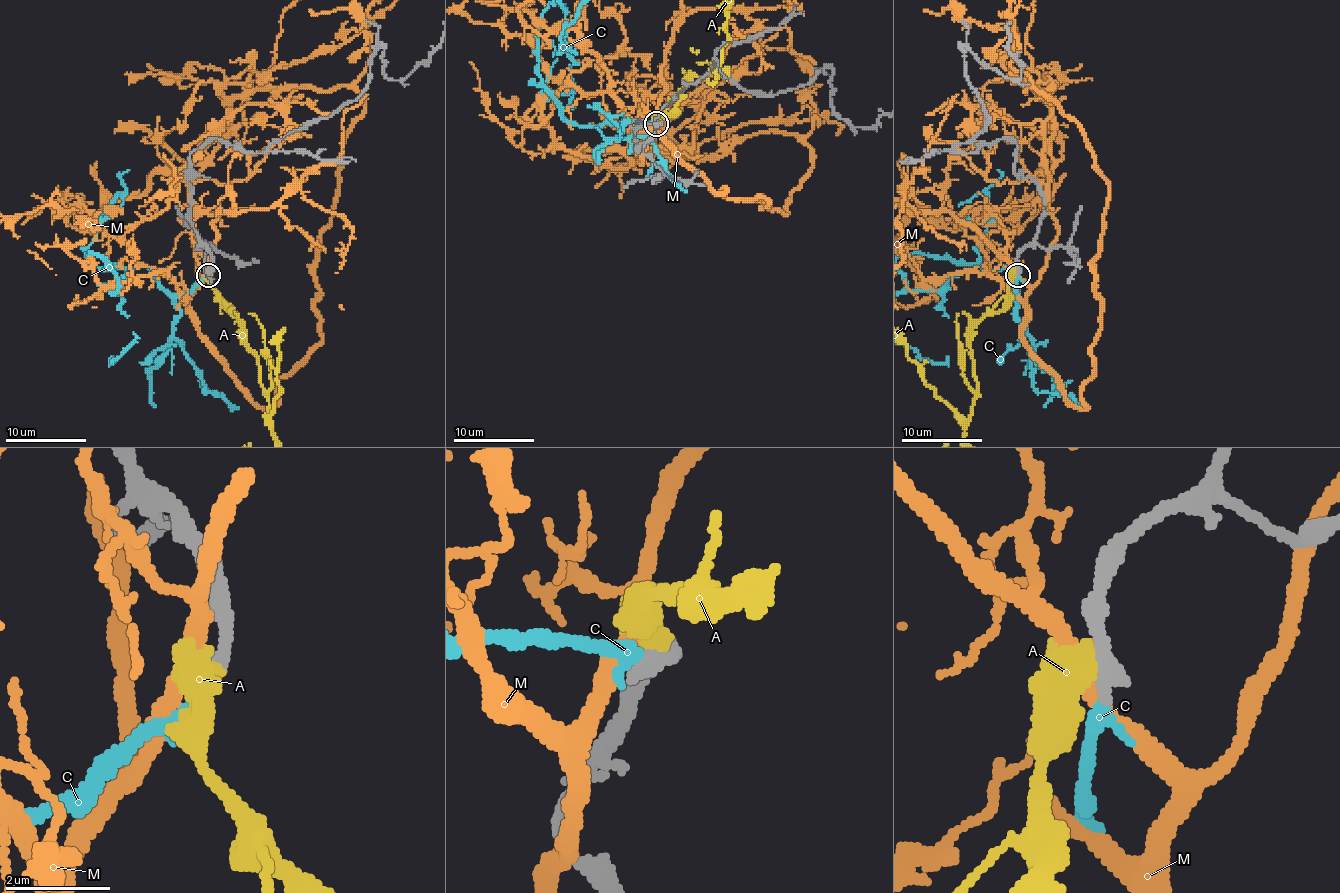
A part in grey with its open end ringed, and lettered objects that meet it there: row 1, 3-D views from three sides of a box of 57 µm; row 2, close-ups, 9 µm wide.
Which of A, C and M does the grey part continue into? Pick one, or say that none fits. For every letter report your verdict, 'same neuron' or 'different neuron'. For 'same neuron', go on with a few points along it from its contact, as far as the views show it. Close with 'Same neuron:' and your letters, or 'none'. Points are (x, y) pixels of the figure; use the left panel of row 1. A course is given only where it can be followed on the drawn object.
A: different neuron
C: same neuron
M: different neuron
Same neuron: C

